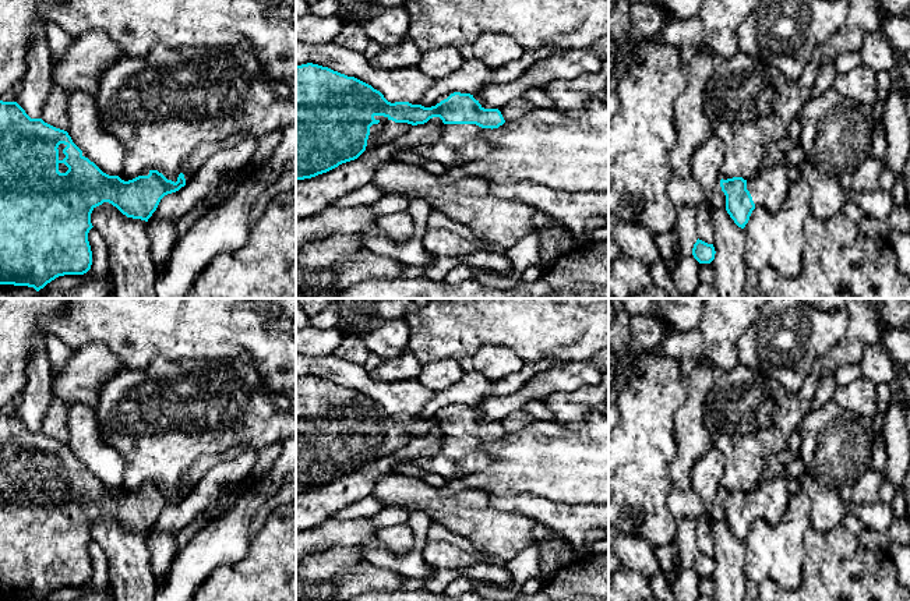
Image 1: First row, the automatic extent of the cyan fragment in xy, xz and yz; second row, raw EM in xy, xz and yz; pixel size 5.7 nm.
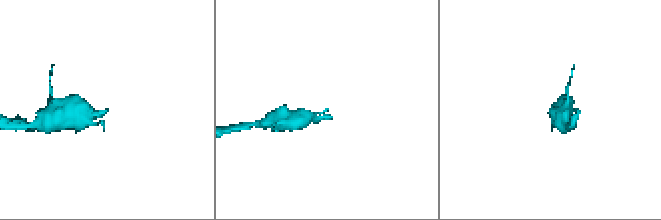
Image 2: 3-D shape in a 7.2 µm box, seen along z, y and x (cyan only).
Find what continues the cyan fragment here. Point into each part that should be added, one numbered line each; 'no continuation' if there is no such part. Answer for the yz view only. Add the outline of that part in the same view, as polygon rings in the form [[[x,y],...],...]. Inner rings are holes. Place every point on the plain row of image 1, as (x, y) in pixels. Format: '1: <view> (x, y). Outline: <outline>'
1: yz (769, 501). Outline: [[[769,457],[759,487],[754,492],[747,494],[747,502],[755,520],[779,522],[790,499],[787,482],[786,466],[777,457]]]

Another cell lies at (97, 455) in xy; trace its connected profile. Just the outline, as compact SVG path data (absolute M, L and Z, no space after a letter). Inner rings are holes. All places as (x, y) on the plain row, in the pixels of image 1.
M73 403L68 407L68 448L73 455L94 474L103 485L121 489L126 462L106 441L100 438L100 428L94 409L82 403Z

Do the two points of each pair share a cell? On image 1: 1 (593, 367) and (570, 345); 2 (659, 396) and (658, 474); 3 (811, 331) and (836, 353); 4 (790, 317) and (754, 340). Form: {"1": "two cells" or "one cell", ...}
{"1": "two cells", "2": "one cell", "3": "two cells", "4": "one cell"}

